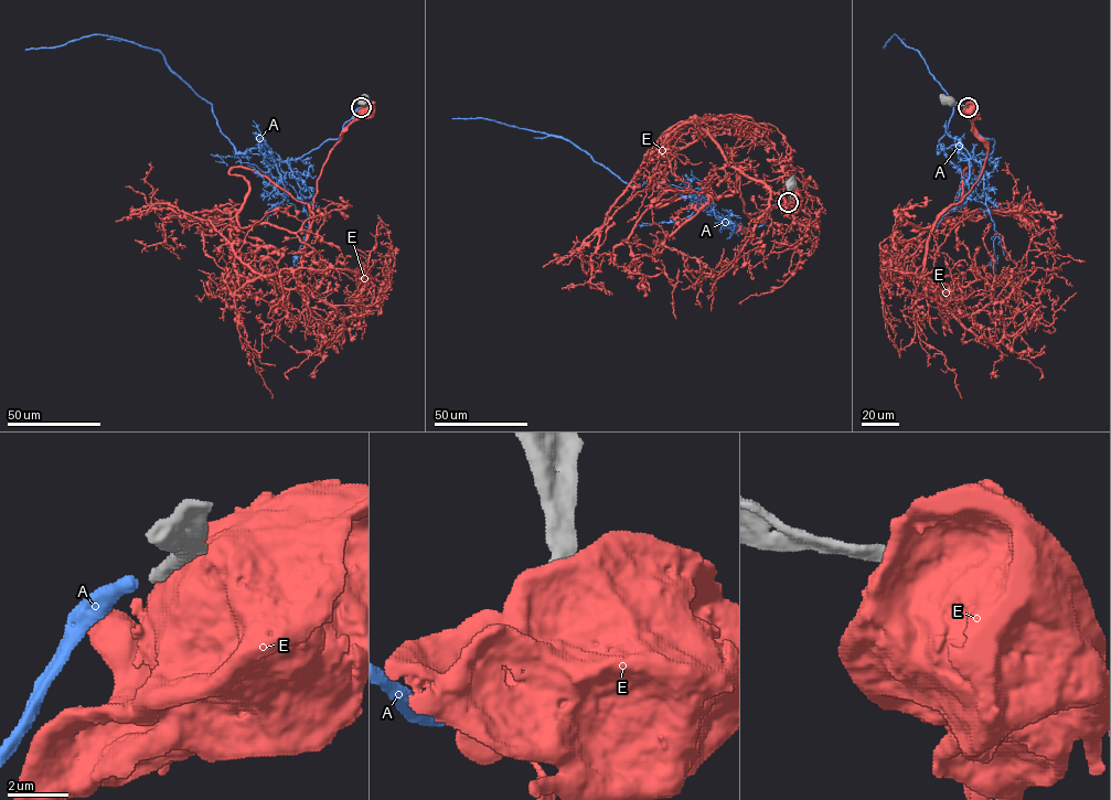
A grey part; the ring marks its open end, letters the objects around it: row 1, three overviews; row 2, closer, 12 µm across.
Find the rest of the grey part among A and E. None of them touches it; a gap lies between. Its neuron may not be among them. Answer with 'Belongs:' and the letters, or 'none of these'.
Belongs: A

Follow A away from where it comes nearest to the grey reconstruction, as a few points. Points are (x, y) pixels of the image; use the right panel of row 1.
A: (969, 107), (993, 151), (976, 161), (957, 145), (937, 152), (953, 104), (916, 50), (894, 34), (884, 50)

